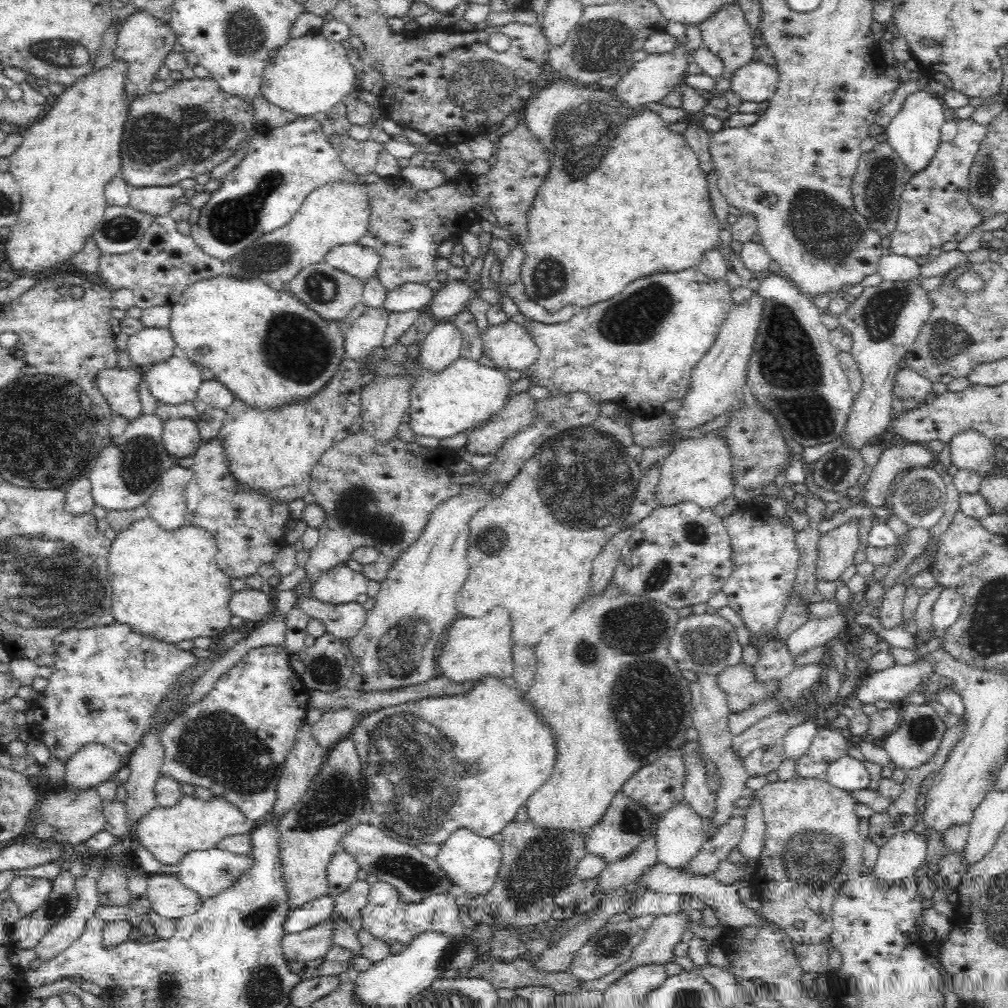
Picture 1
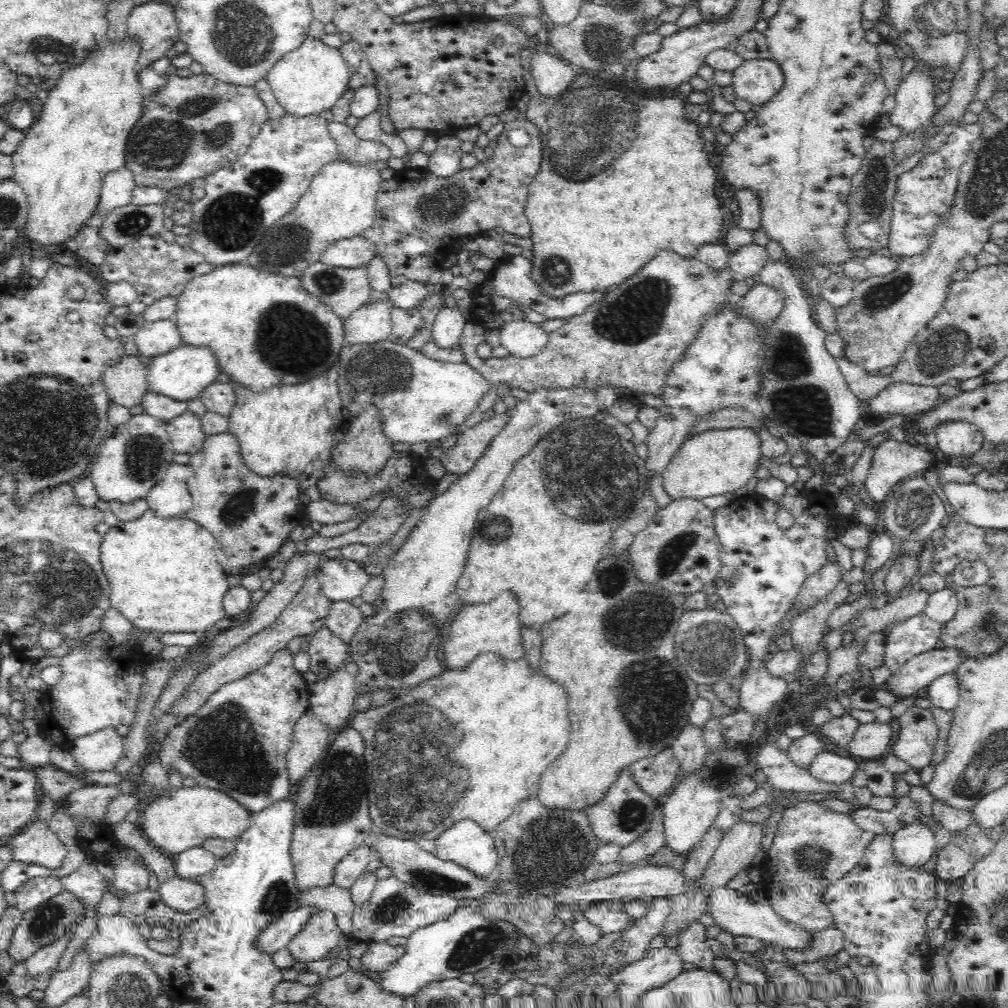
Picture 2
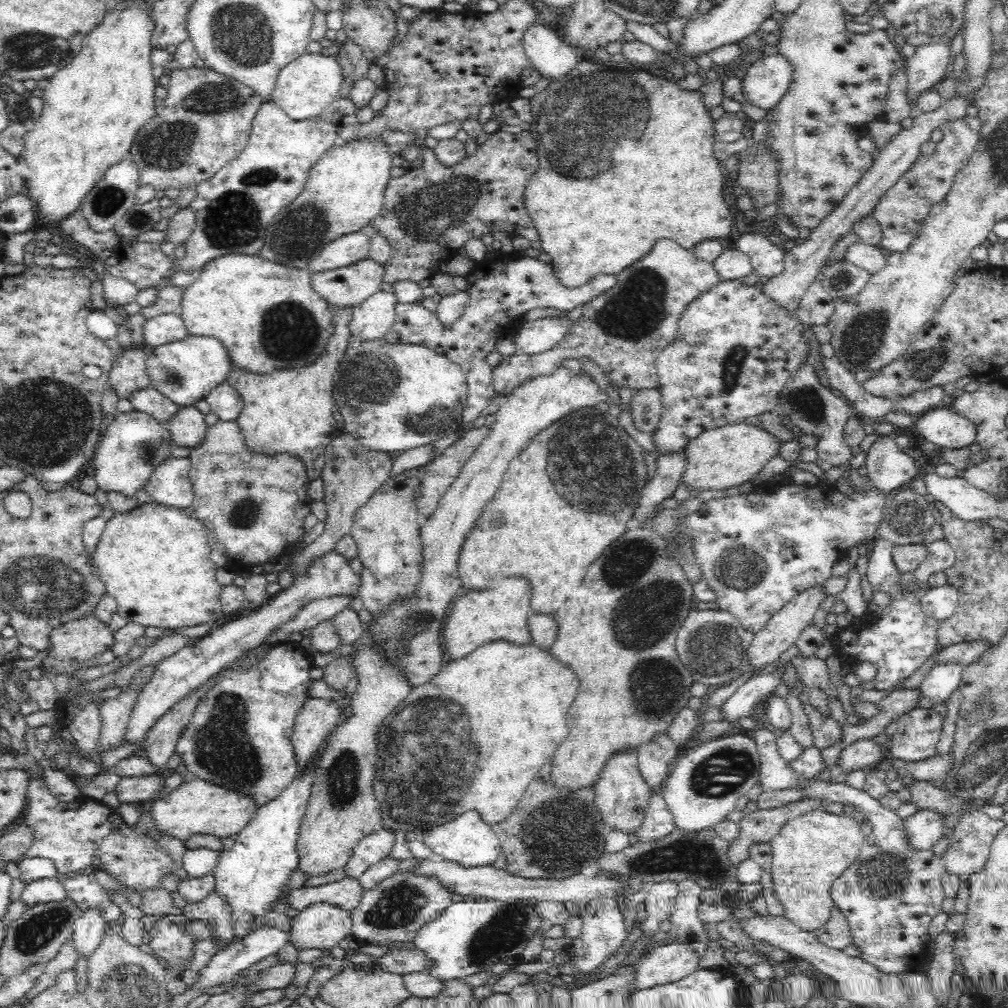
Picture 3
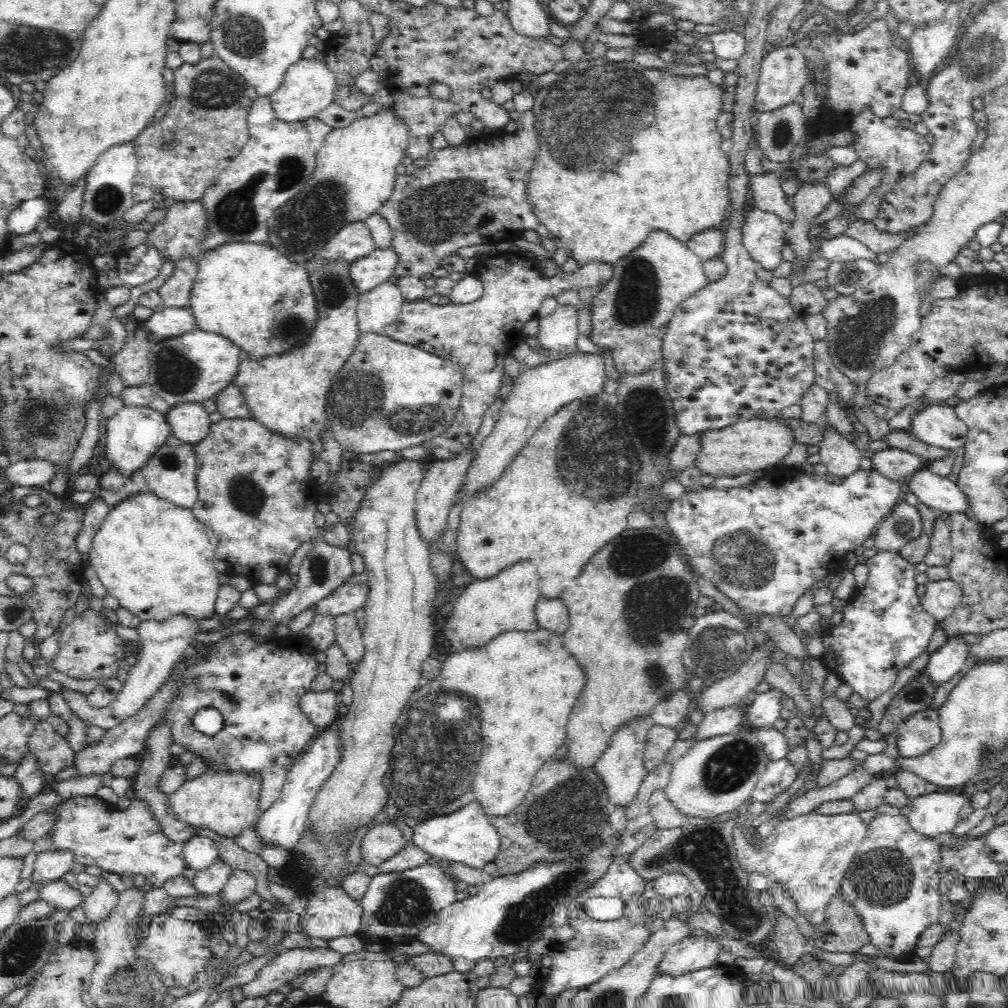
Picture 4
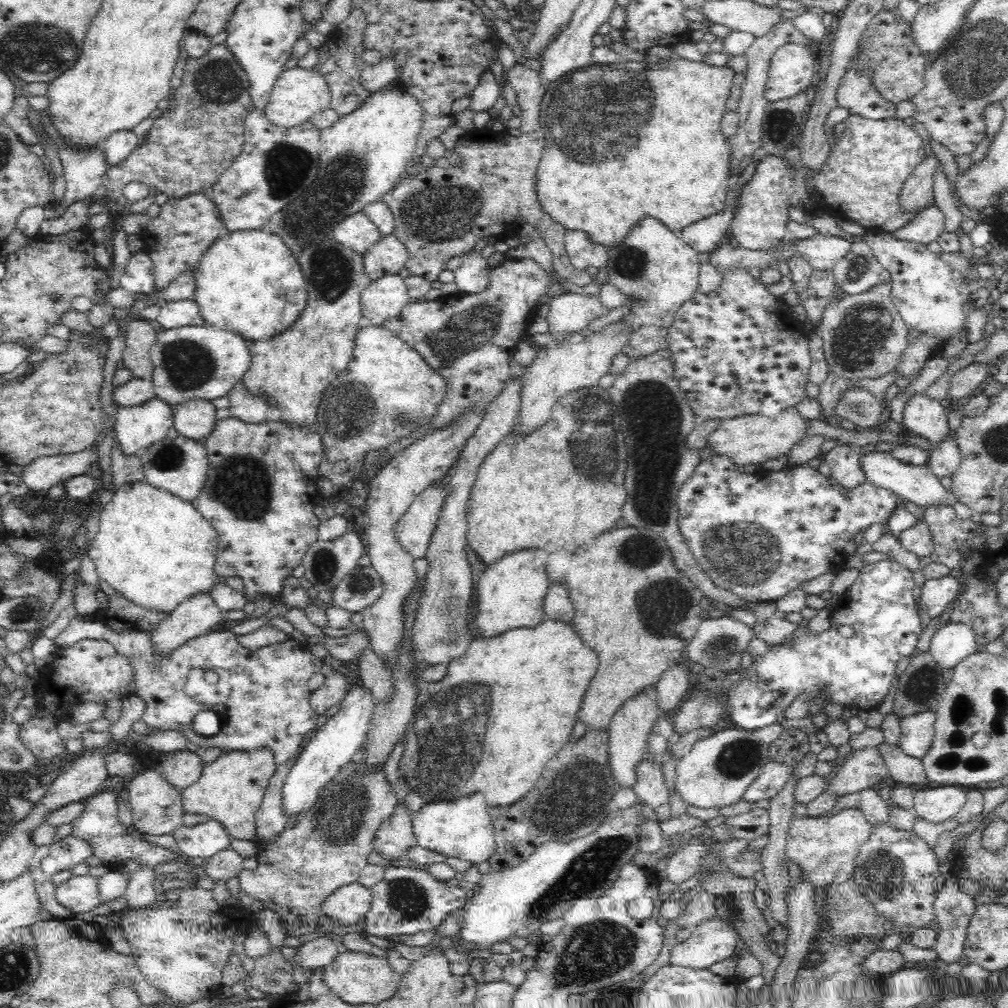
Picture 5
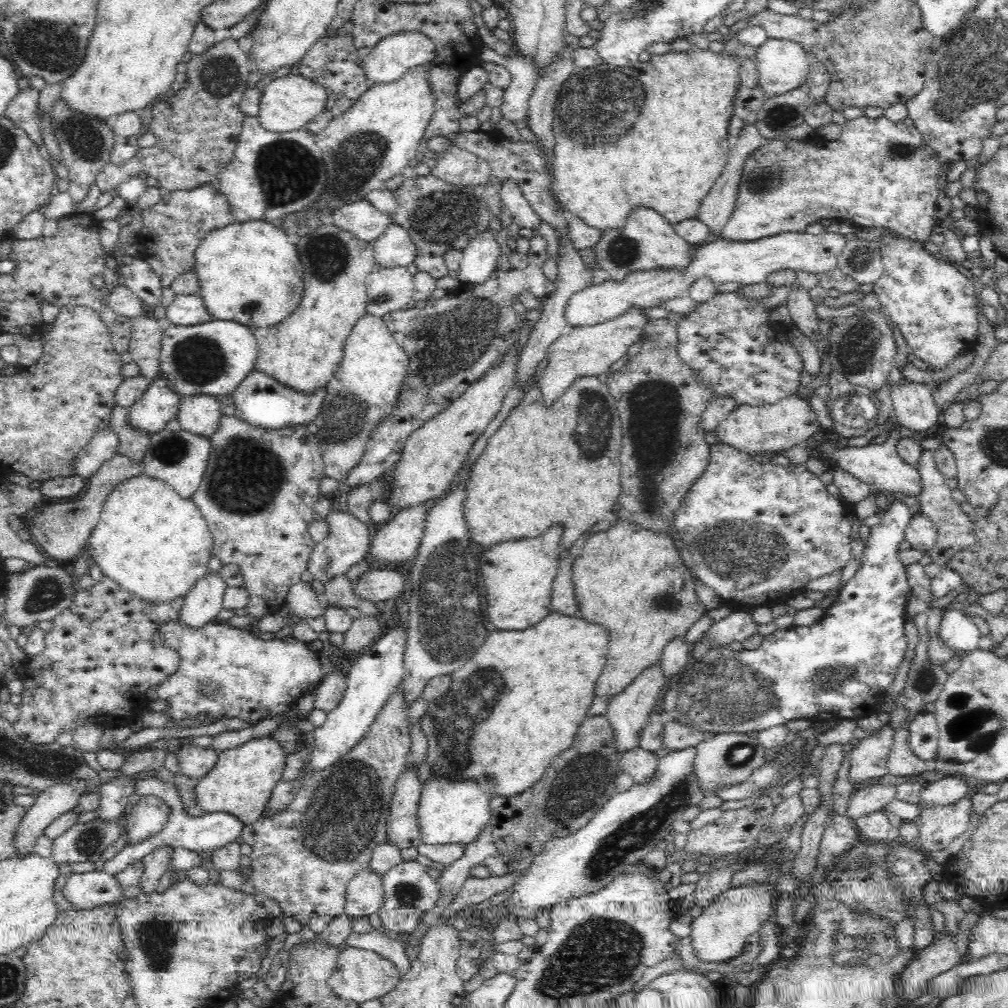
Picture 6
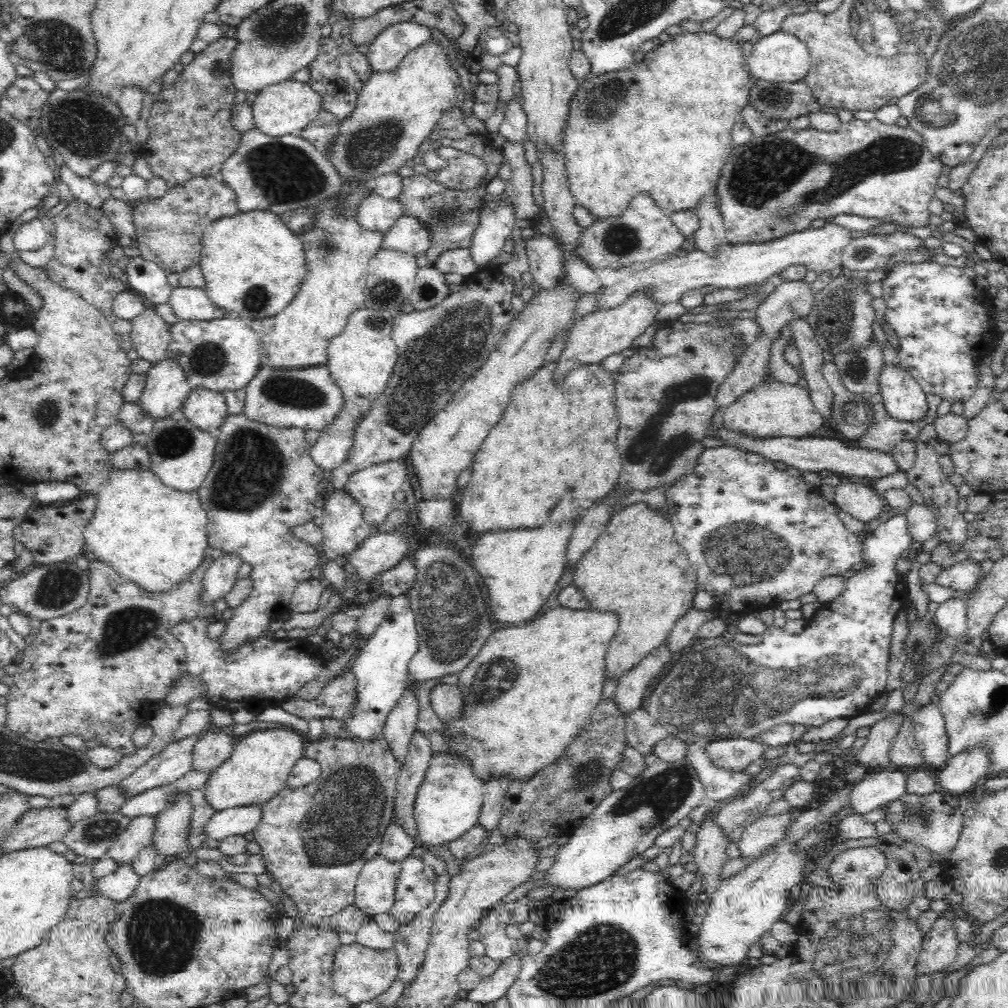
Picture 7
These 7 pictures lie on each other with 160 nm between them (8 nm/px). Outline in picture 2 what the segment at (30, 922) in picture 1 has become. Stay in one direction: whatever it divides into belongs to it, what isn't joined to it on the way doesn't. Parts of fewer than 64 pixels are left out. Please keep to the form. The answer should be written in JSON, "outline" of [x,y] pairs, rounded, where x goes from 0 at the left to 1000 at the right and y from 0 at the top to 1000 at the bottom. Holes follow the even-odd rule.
{"outline":[[[63,883],[61,887],[40,897],[36,902],[22,906],[21,915],[16,919],[10,939],[6,944],[16,953],[15,956],[22,956],[44,938],[50,938],[56,933],[60,933],[60,930],[68,929],[69,918],[78,915],[81,907],[82,898],[69,885]]]}

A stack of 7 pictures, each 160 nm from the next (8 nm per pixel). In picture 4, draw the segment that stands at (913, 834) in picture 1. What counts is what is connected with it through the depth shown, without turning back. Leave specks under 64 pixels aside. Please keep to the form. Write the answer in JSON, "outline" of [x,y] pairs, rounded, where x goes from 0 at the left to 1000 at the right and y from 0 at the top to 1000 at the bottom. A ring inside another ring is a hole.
{"outline":[[[953,784],[913,788],[904,793],[900,813],[909,825],[930,832],[931,827],[945,824],[960,793],[960,786]]]}

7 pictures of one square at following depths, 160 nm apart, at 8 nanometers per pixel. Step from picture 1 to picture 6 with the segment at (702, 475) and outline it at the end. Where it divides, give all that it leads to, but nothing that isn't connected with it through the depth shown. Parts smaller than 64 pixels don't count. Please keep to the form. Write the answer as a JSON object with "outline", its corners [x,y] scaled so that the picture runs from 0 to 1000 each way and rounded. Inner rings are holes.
{"outline":[[[788,391],[762,404],[732,402],[709,427],[713,438],[749,452],[752,448],[774,448],[798,441],[815,424],[801,397]]]}

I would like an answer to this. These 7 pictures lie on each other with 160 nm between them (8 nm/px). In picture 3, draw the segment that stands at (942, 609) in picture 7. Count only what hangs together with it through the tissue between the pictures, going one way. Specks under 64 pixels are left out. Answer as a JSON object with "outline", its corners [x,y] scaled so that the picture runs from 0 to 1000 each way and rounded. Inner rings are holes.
{"outline":[[[929,657],[912,682],[914,690],[926,697],[938,697],[944,687],[953,679],[956,662],[946,657]]]}

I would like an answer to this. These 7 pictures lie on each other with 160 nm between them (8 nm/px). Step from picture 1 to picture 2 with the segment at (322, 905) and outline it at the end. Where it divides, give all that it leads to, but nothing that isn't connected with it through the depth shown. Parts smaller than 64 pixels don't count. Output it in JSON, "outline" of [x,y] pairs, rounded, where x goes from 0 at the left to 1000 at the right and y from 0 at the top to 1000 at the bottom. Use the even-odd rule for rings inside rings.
{"outline":[[[297,899],[292,905],[281,906],[278,911],[268,915],[268,918],[255,930],[255,941],[268,948],[285,938],[302,920],[309,906],[314,905],[308,899]]]}

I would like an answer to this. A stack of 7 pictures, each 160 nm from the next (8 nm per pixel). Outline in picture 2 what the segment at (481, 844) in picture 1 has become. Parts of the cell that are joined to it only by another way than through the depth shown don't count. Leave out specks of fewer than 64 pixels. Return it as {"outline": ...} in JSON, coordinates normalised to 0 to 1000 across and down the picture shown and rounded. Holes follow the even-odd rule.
{"outline":[[[468,813],[456,813],[432,832],[433,849],[455,857],[475,871],[484,870],[498,848],[493,831]]]}

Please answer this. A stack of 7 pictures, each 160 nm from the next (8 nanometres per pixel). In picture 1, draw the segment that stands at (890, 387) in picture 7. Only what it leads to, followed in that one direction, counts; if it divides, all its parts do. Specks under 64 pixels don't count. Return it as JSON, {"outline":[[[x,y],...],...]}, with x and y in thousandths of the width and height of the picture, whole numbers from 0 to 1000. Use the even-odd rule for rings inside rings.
{"outline":[[[963,426],[947,432],[942,438],[944,461],[970,468],[974,474],[994,470],[992,459],[986,454],[987,449],[987,442]]]}

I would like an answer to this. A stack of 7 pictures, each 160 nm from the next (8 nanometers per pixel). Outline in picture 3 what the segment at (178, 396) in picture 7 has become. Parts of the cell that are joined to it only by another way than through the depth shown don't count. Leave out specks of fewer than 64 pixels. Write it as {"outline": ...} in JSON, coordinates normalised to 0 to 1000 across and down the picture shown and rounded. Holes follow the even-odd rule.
{"outline":[[[130,408],[114,411],[107,416],[92,452],[89,470],[93,472],[97,484],[103,488],[117,488],[131,492],[144,483],[153,466],[169,452],[172,438],[164,419],[159,419],[149,411]]]}

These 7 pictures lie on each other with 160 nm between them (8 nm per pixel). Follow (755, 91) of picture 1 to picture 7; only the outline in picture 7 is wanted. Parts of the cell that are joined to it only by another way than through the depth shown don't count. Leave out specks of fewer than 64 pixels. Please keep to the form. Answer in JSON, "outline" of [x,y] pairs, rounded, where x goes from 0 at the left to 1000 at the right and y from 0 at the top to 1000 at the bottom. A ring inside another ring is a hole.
{"outline":[[[777,30],[755,36],[739,61],[746,76],[762,81],[792,81],[805,70],[801,44]]]}

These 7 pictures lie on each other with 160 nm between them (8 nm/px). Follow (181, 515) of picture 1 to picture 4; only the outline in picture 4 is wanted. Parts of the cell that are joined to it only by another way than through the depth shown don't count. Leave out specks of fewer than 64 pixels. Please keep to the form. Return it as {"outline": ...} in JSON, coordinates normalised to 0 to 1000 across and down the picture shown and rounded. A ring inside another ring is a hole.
{"outline":[[[186,439],[172,444],[164,440],[156,448],[153,448],[144,463],[139,465],[149,486],[155,492],[187,505],[192,502],[197,491],[196,481],[194,481],[195,466],[193,442]]]}

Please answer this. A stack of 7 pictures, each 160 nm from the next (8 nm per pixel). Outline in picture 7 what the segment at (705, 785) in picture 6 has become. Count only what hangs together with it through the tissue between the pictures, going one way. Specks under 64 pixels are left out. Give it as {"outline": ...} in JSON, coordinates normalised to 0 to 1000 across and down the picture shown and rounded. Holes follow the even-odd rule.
{"outline":[[[736,731],[717,732],[702,737],[698,741],[710,760],[728,766],[738,764],[744,756],[755,752],[757,746],[762,743],[752,733],[737,733]]]}

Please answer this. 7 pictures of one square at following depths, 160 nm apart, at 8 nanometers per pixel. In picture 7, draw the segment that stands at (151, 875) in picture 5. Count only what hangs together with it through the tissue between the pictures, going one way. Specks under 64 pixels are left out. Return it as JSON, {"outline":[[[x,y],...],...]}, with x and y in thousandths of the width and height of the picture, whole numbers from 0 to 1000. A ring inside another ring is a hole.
{"outline":[[[181,785],[154,810],[151,833],[157,847],[168,850],[188,842],[187,829],[190,805],[188,788]]]}

